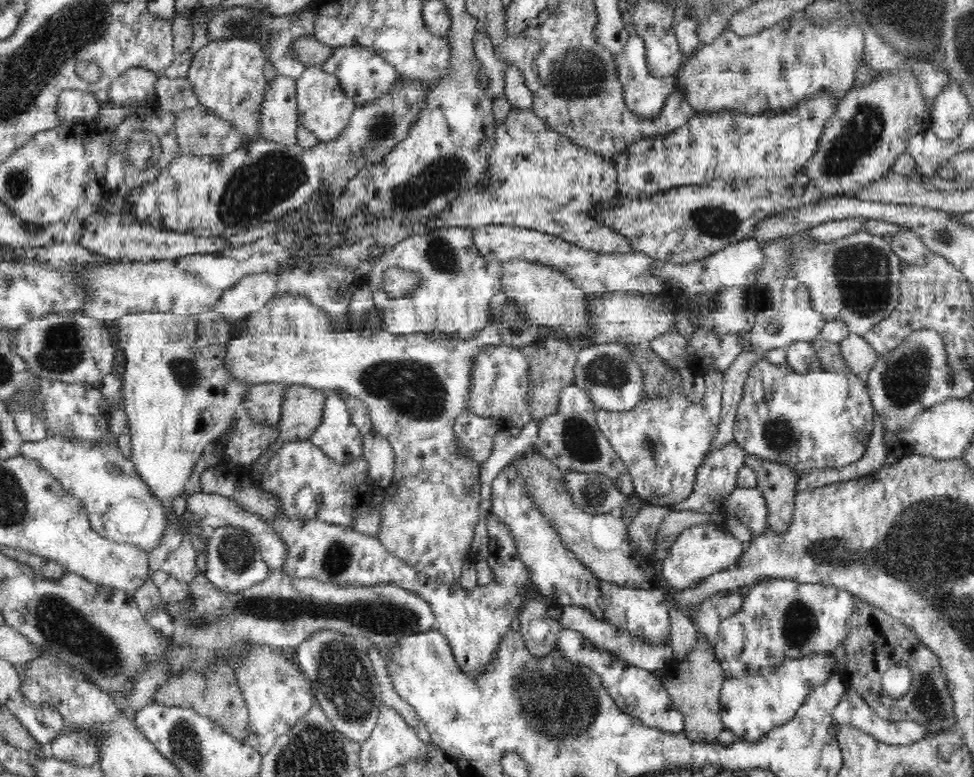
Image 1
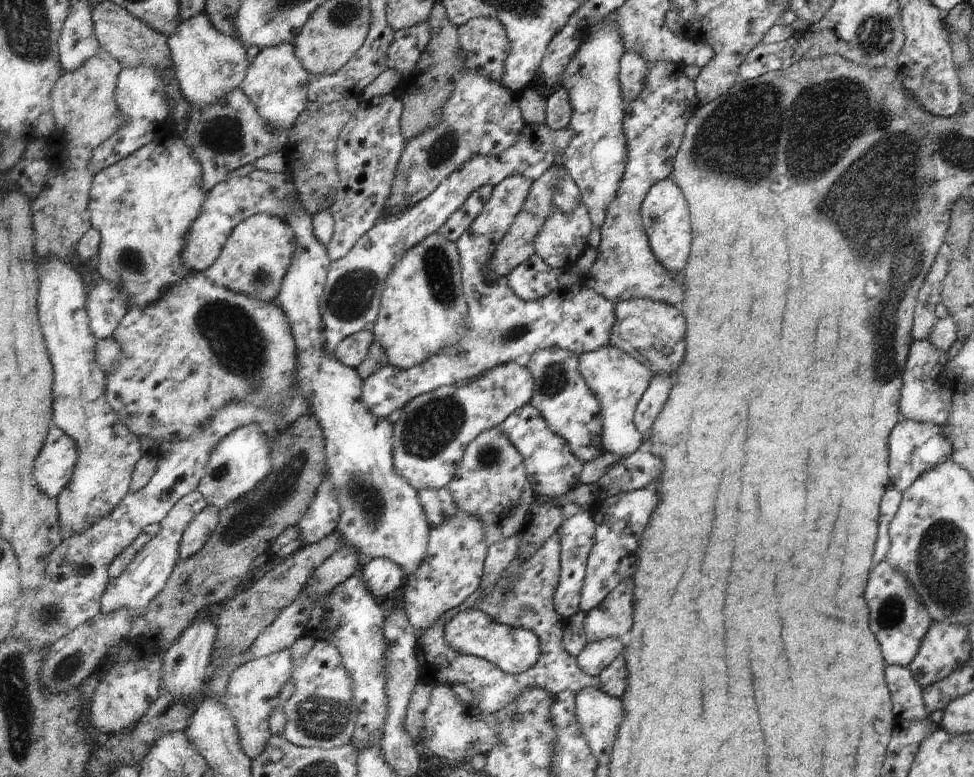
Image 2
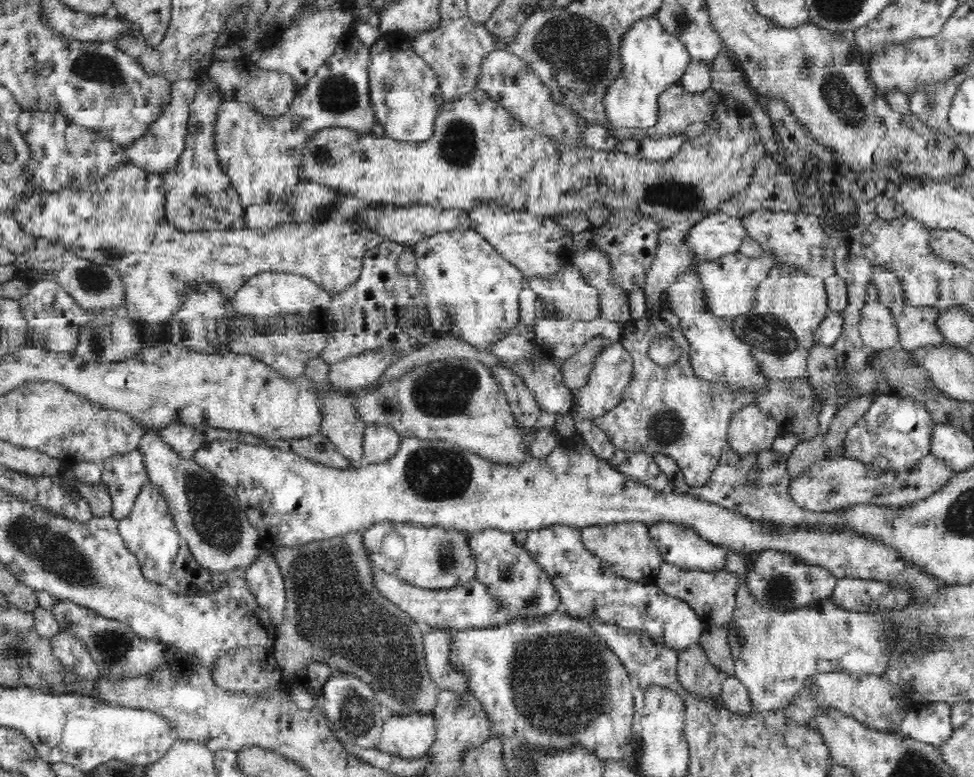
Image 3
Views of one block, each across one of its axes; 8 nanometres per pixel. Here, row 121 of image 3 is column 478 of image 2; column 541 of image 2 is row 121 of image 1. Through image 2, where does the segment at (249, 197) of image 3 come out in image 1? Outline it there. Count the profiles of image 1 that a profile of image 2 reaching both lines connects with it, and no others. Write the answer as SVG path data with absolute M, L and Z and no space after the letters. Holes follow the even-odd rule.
M312 64L296 79L297 109L299 123L312 132L319 142L330 142L347 128L352 113L357 107L353 98L345 94L340 79L323 69L321 64Z

